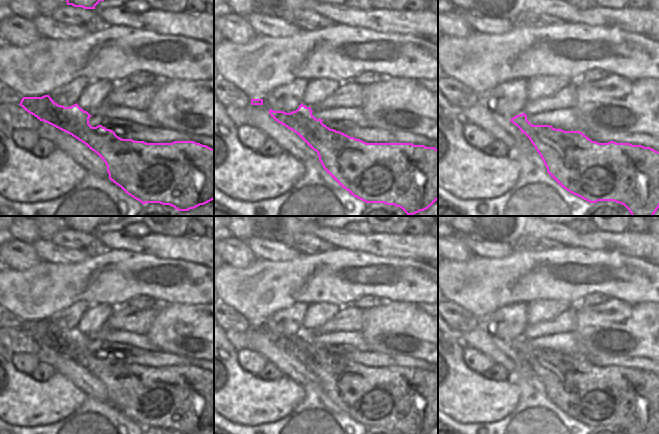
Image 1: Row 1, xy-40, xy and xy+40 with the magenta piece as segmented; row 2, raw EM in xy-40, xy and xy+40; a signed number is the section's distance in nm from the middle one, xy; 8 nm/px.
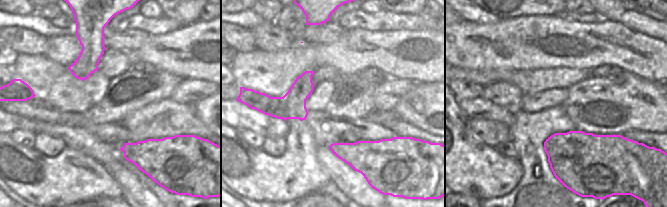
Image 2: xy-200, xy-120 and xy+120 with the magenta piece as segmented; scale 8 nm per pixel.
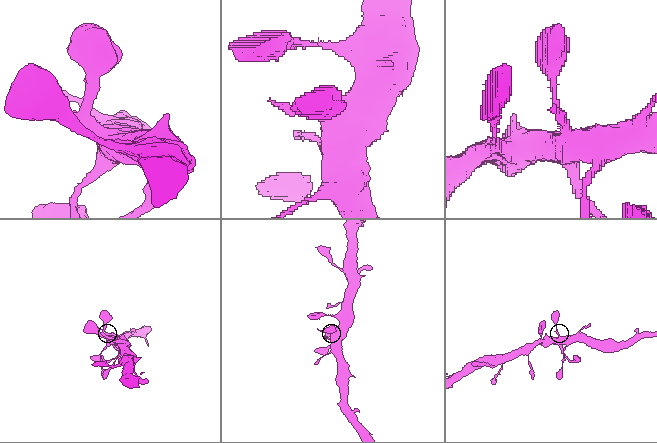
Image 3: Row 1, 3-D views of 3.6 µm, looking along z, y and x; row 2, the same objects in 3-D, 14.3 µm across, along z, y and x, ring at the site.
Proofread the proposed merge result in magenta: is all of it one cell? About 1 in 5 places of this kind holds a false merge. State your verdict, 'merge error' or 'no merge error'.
no merge error

